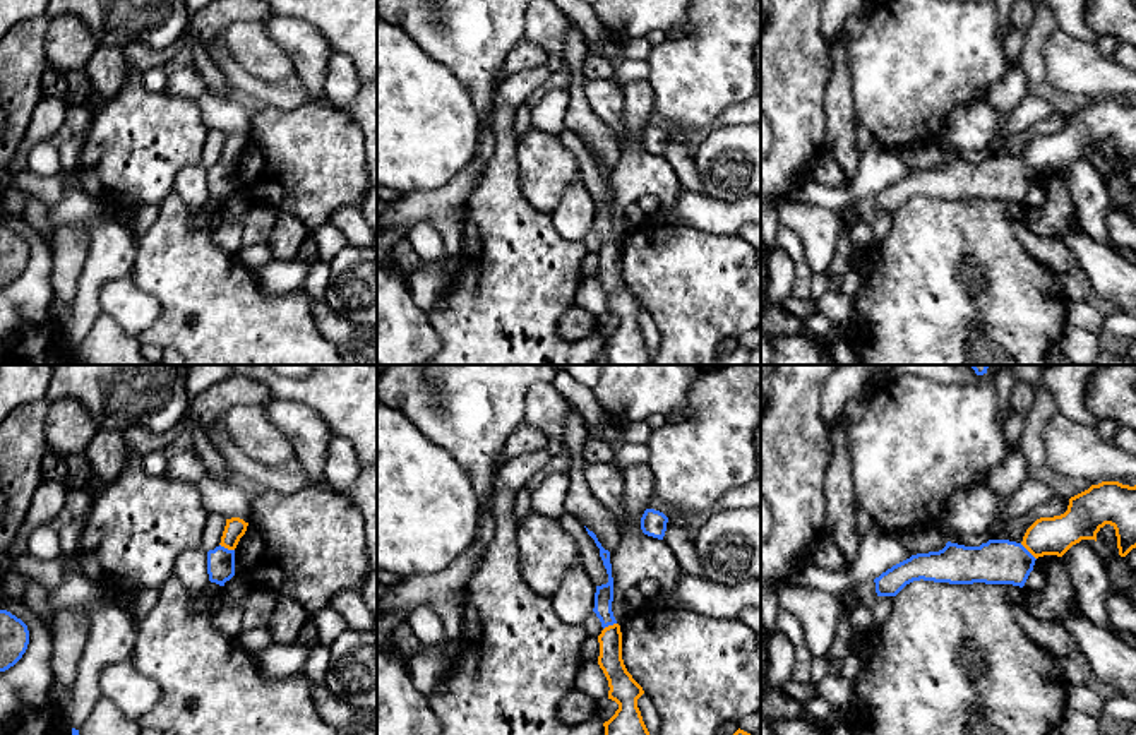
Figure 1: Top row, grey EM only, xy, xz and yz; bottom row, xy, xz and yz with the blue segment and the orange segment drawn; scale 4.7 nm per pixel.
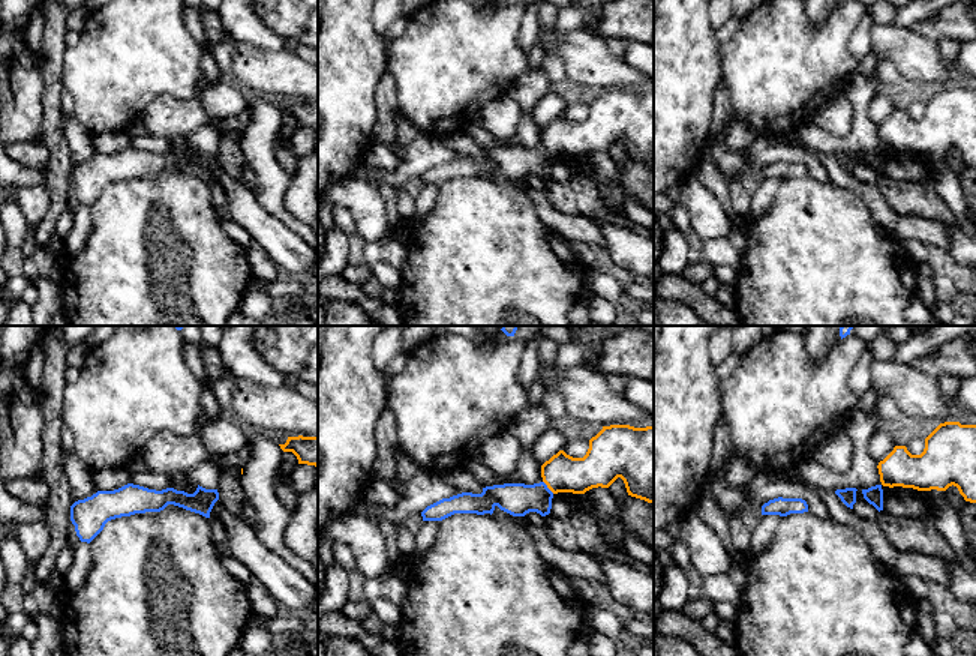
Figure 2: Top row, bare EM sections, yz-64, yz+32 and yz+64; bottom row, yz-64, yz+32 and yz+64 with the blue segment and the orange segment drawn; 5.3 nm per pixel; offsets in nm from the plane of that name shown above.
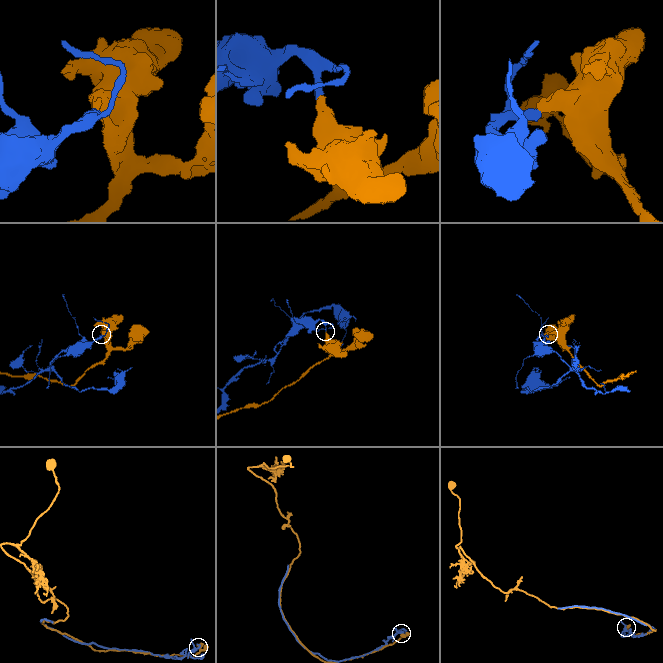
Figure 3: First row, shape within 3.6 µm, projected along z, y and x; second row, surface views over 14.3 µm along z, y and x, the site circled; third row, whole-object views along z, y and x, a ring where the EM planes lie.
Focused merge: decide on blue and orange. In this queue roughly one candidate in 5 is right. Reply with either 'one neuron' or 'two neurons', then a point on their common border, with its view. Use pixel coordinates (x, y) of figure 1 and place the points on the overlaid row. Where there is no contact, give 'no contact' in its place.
two neurons; meets blue in yz at (1028, 552)

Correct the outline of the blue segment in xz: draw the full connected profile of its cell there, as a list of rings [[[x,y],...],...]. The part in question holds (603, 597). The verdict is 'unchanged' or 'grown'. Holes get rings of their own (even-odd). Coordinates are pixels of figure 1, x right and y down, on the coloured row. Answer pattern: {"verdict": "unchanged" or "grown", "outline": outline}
{"verdict": "unchanged", "outline": [[[586,528],[588,535],[595,540],[596,547],[600,548],[600,557],[603,560],[603,565],[608,574],[608,583],[596,586],[595,593],[595,608],[593,612],[601,622],[601,627],[608,627],[617,624],[613,612],[612,612],[612,601],[613,601],[613,577],[612,577],[612,564],[610,564],[610,552],[601,547],[596,535]]]}

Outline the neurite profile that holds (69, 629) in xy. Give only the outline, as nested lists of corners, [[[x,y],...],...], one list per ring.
[[[65,607],[55,610],[50,625],[53,639],[51,668],[55,684],[74,687],[89,629],[91,617],[87,608]]]

